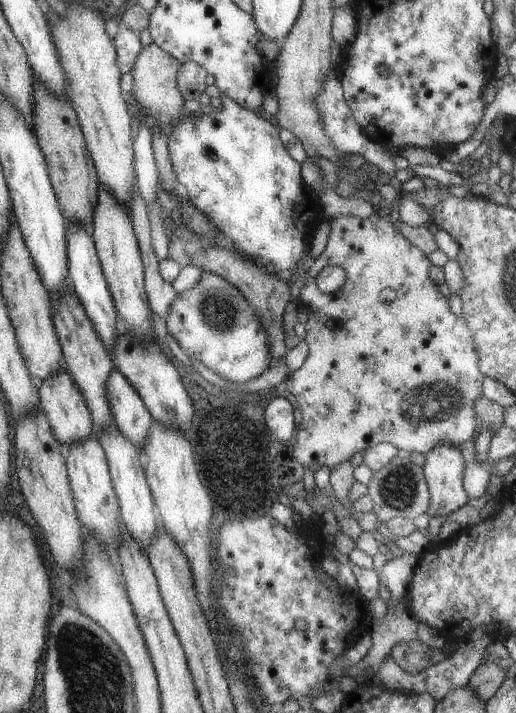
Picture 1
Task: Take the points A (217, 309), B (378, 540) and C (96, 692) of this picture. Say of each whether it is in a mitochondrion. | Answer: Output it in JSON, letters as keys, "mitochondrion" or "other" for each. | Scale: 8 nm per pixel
{"A":"mitochondrion","B":"other","C":"mitochondrion"}

